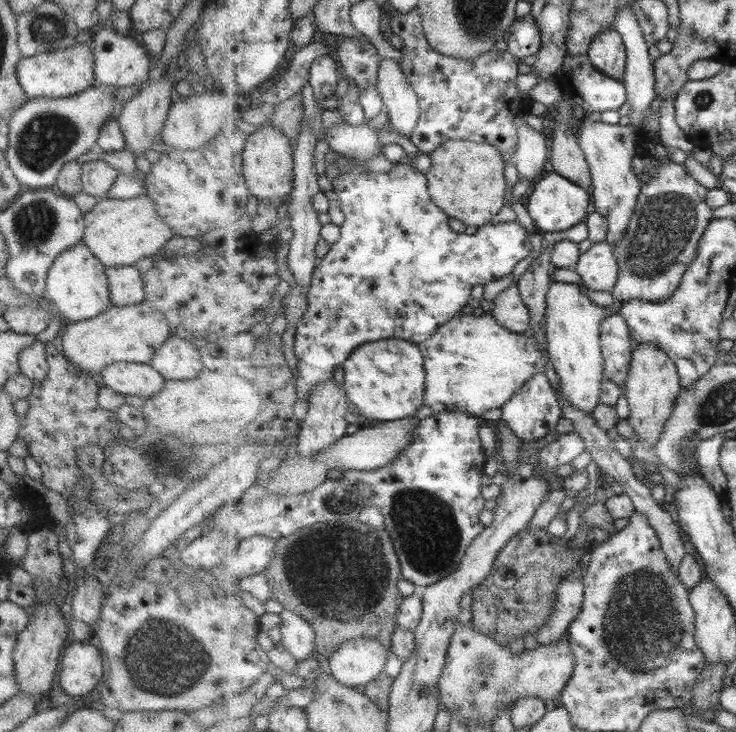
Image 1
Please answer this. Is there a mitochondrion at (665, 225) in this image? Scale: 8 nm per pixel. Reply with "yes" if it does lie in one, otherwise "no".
yes

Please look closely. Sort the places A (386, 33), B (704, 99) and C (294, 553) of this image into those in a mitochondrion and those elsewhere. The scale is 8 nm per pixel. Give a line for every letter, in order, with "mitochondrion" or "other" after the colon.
A: other
B: mitochondrion
C: mitochondrion

